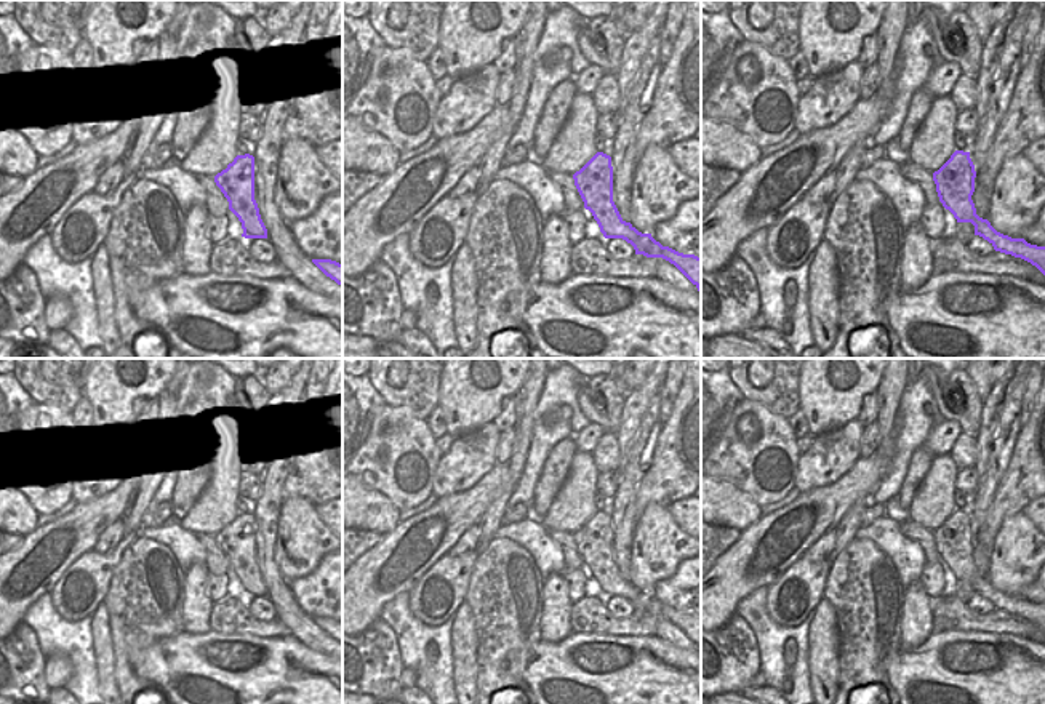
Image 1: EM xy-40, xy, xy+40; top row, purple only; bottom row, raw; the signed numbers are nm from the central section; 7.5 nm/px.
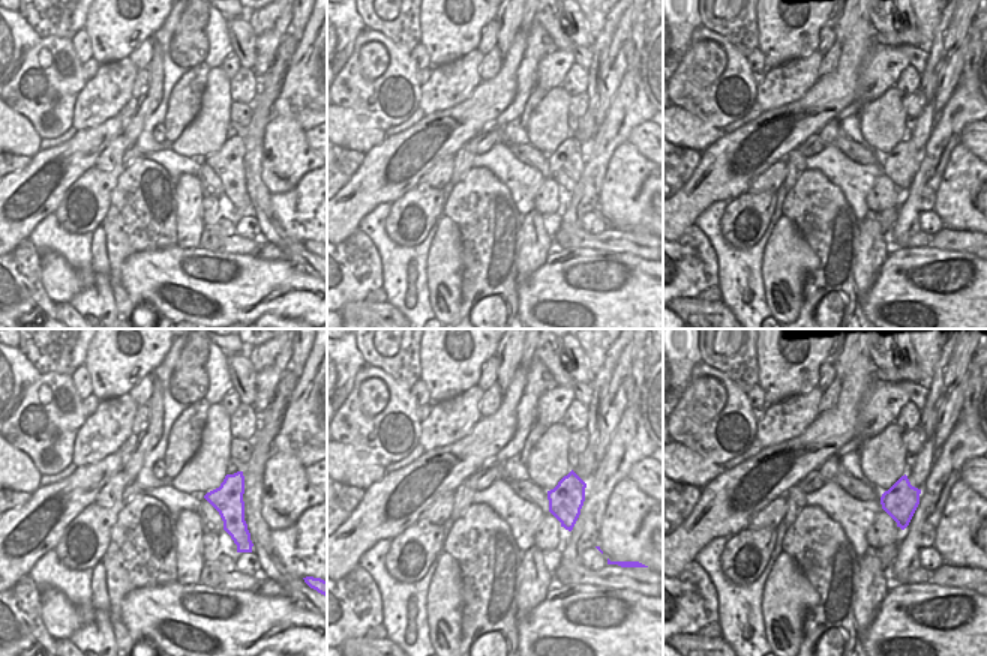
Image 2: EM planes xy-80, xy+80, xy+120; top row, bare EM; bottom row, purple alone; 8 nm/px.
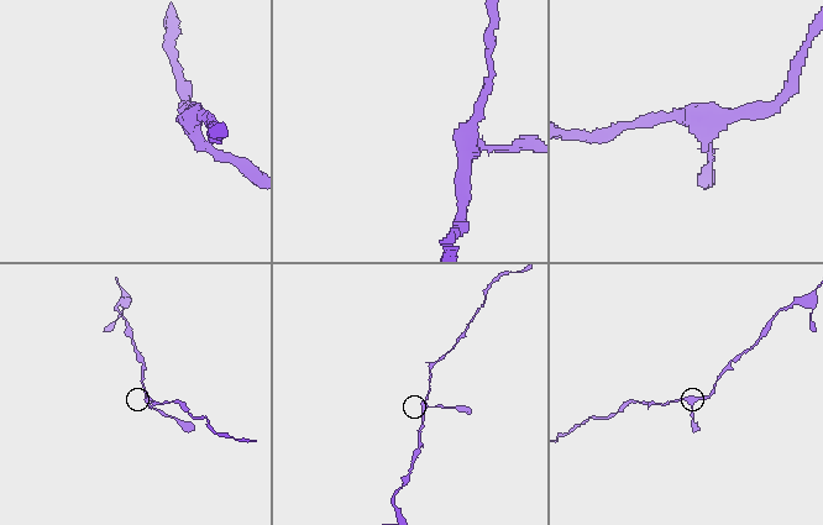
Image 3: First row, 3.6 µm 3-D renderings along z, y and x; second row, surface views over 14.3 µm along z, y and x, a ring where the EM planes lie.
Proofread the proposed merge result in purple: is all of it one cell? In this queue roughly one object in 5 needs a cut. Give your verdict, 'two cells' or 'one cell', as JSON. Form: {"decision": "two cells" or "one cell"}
{"decision": "one cell"}

